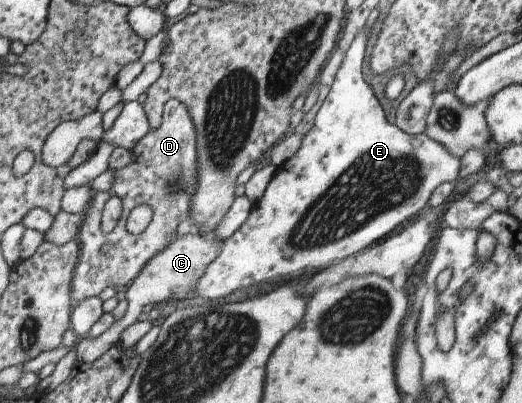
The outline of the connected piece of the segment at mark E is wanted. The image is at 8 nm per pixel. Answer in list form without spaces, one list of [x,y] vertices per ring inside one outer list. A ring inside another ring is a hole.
[[[364,26],[354,35],[328,95],[316,111],[312,127],[303,135],[300,147],[292,158],[277,167],[260,200],[251,205],[248,218],[224,240],[216,257],[206,265],[193,286],[192,295],[218,299],[259,283],[289,278],[305,271],[324,270],[372,243],[378,243],[394,231],[394,227],[412,219],[438,185],[458,181],[460,158],[425,134],[408,135],[385,120],[371,86],[362,78],[361,65],[367,39]]]

